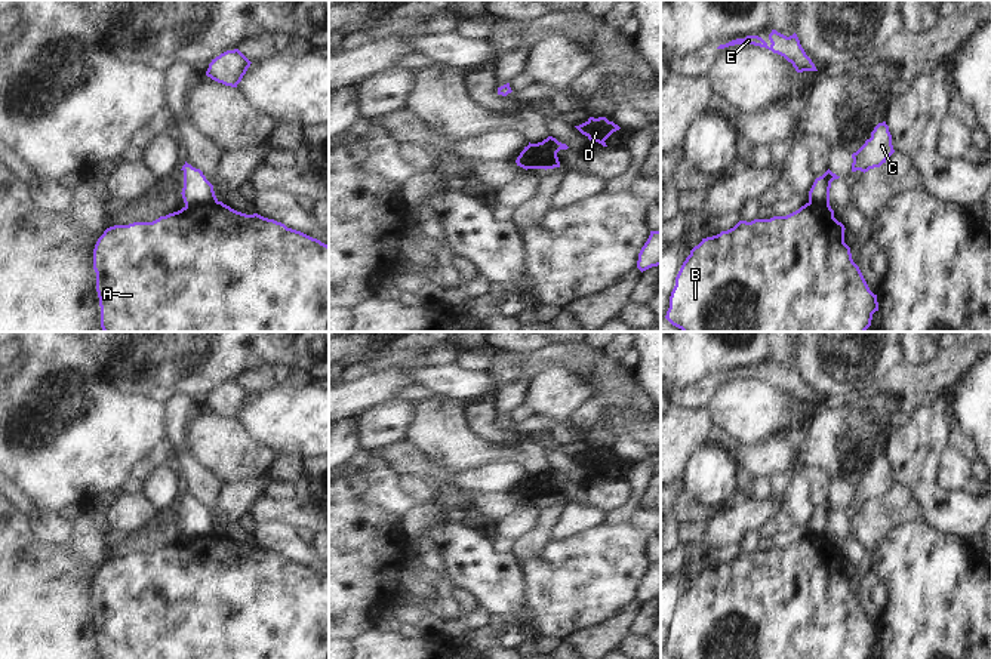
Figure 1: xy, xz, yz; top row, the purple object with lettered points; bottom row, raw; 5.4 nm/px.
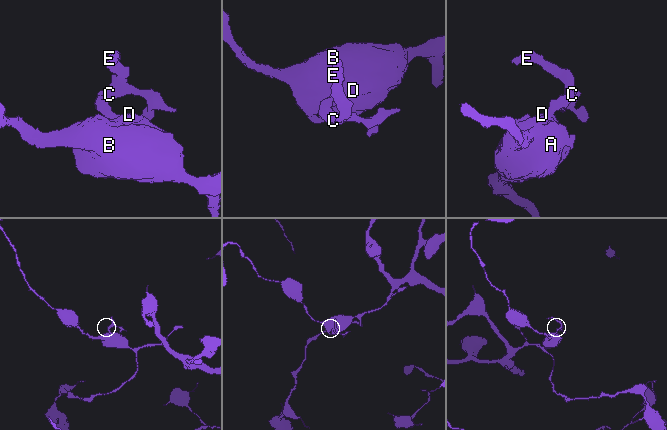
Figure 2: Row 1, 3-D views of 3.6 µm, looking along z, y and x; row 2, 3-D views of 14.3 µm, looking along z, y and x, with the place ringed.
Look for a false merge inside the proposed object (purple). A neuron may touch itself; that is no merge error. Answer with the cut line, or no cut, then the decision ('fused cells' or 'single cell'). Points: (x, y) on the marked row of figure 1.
cut in xy along (217, 199), (199, 206), (185, 208); fused cells

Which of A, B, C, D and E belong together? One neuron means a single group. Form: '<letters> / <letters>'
A B D / C E

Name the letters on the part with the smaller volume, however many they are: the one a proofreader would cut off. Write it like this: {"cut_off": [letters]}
{"cut_off": ["C", "E"]}

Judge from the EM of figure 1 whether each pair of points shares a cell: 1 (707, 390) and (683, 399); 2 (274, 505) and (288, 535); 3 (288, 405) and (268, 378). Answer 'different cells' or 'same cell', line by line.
1: same cell
2: different cells
3: different cells

